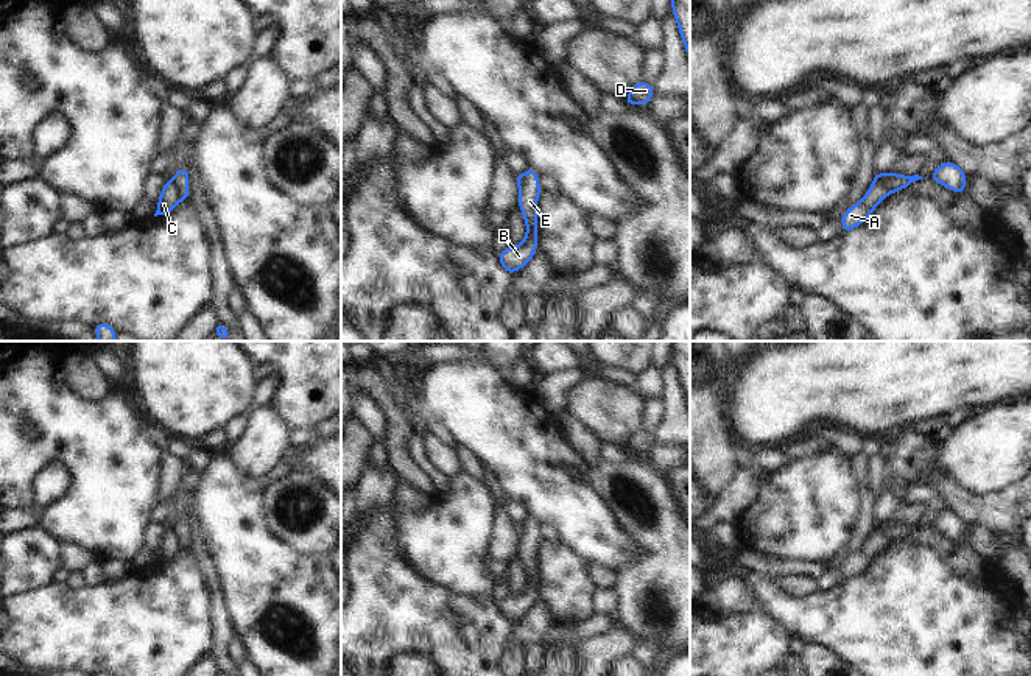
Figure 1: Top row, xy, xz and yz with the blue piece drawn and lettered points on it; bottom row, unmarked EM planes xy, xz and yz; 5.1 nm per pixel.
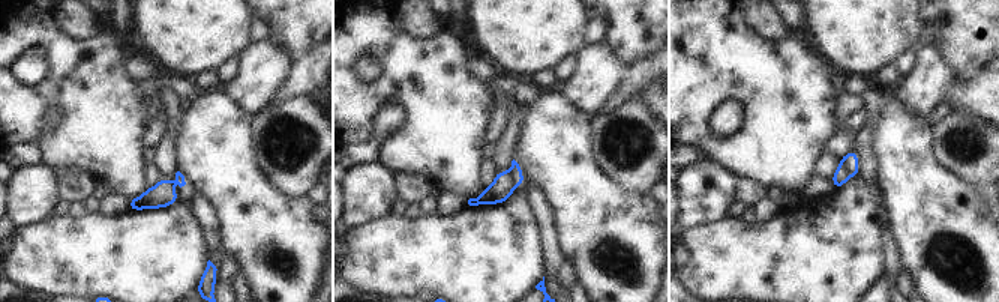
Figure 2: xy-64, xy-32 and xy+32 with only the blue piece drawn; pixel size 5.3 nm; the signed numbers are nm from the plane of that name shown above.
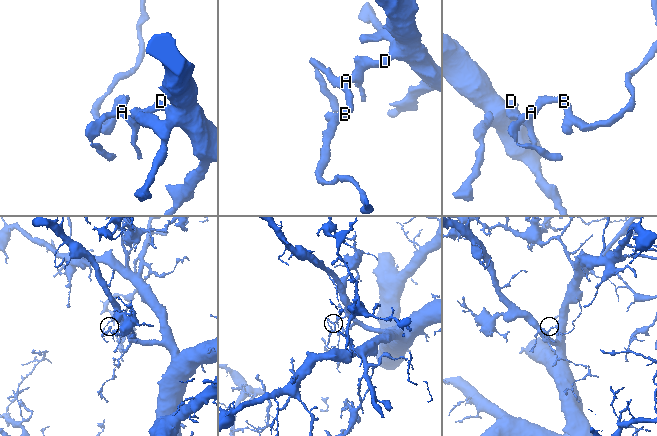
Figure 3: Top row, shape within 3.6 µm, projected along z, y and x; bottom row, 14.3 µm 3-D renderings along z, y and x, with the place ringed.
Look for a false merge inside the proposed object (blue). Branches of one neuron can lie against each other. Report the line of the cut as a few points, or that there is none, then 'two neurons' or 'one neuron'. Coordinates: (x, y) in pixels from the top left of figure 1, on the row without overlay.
cut in xy along (172, 528), (176, 542), (182, 549); two neurons

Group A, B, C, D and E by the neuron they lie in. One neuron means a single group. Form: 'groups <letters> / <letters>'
groups A C D / B E

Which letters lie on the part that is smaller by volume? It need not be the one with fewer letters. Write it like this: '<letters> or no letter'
B, E

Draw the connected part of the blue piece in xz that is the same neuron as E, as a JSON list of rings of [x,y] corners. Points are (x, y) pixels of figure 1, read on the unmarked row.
[[[528,516],[522,525],[523,530],[519,534],[519,559],[522,561],[526,575],[525,587],[519,593],[506,595],[497,603],[500,615],[508,623],[514,623],[525,617],[537,603],[537,550],[542,542],[537,530],[539,522]]]

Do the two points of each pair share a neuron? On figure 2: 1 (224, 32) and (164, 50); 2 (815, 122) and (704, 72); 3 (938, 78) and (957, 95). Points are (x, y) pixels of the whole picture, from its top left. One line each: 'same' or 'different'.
1: same
2: same
3: different

